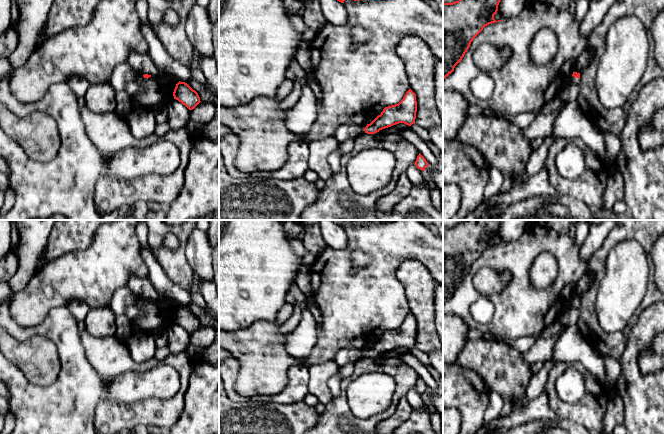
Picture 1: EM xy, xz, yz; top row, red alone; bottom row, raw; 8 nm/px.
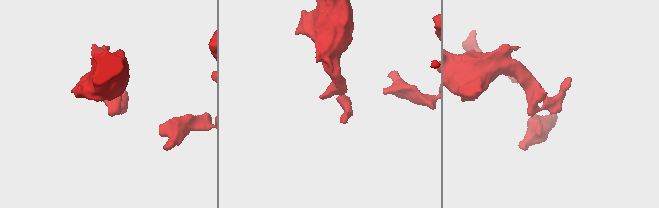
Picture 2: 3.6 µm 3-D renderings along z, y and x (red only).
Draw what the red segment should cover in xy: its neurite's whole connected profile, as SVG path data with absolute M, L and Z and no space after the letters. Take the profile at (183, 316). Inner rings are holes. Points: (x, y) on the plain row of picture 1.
M179 305L176 308L173 320L189 334L194 333L201 326L198 317L185 306Z

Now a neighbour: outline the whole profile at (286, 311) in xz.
M286 302L283 307L279 310L277 317L276 317L276 323L278 325L284 324L293 314L294 306L288 302Z

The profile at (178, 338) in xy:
M176 323L166 329L170 354L178 354L190 344L190 334Z

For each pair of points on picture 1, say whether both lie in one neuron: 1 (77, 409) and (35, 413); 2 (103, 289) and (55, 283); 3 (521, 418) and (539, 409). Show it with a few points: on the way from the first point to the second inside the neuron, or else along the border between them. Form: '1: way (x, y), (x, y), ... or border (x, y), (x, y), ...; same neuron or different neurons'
1: way (67, 409), (45, 413); same neuron
2: way (91, 283), (67, 283); same neuron
3: way (525, 414), (535, 409); same neuron

